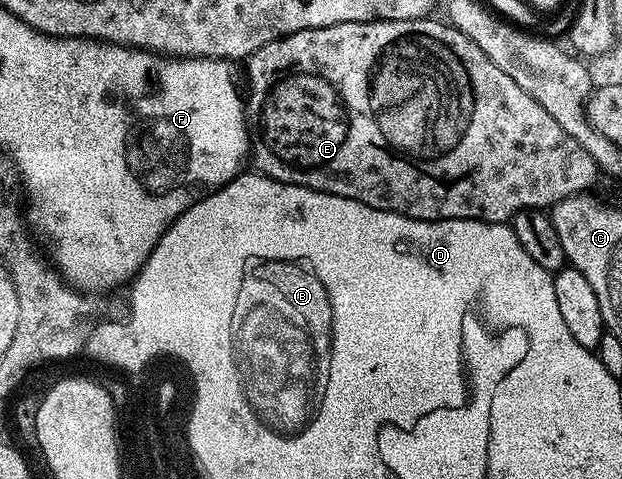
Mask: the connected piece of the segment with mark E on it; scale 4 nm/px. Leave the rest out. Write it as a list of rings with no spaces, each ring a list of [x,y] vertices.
[[[434,16],[416,20],[396,20],[395,22],[345,22],[324,28],[301,30],[280,38],[276,42],[264,44],[251,54],[246,66],[246,90],[244,86],[244,105],[246,107],[246,128],[252,147],[253,169],[263,174],[271,182],[292,184],[295,188],[303,186],[336,196],[351,198],[368,204],[377,210],[390,210],[421,222],[443,222],[449,218],[471,218],[477,222],[509,223],[519,210],[552,208],[560,200],[571,198],[574,194],[585,194],[591,189],[600,171],[596,160],[512,80],[512,76],[500,72],[480,48],[464,32],[445,21],[437,22]]]

